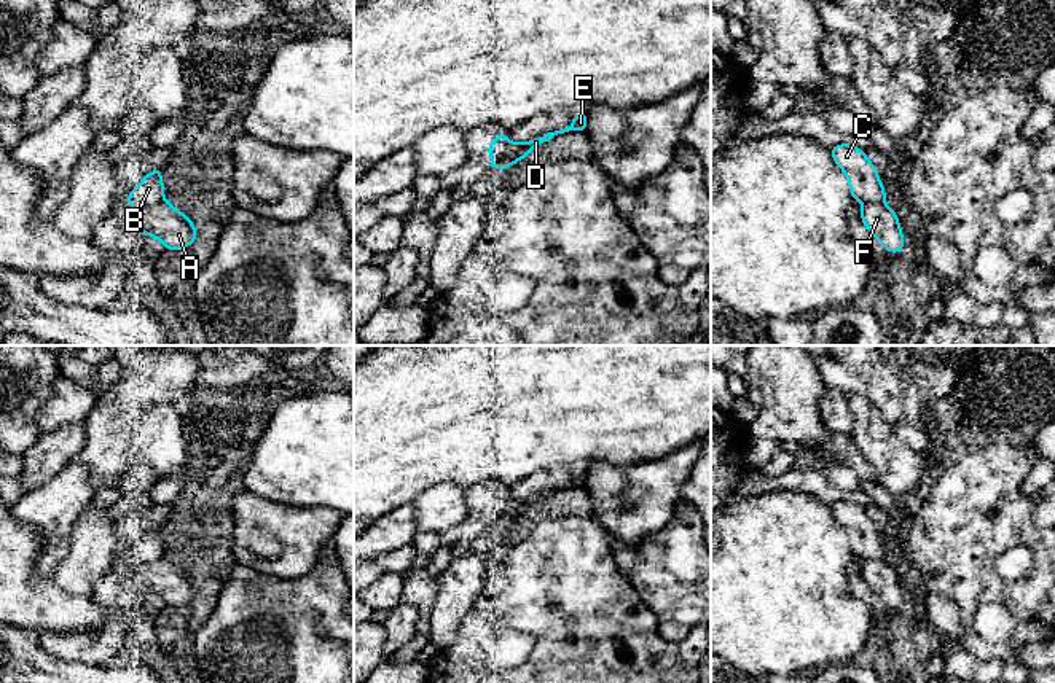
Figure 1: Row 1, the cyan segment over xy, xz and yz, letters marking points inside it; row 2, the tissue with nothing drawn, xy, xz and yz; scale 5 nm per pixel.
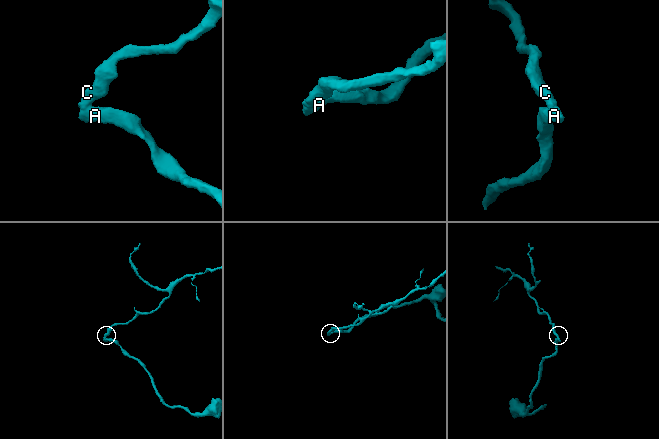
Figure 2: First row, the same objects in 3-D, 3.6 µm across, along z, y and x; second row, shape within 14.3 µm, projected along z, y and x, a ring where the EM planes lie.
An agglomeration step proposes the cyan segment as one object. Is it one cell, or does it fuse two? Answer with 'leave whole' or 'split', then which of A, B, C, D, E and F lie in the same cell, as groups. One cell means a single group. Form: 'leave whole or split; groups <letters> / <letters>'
split; groups A D E F / B C

